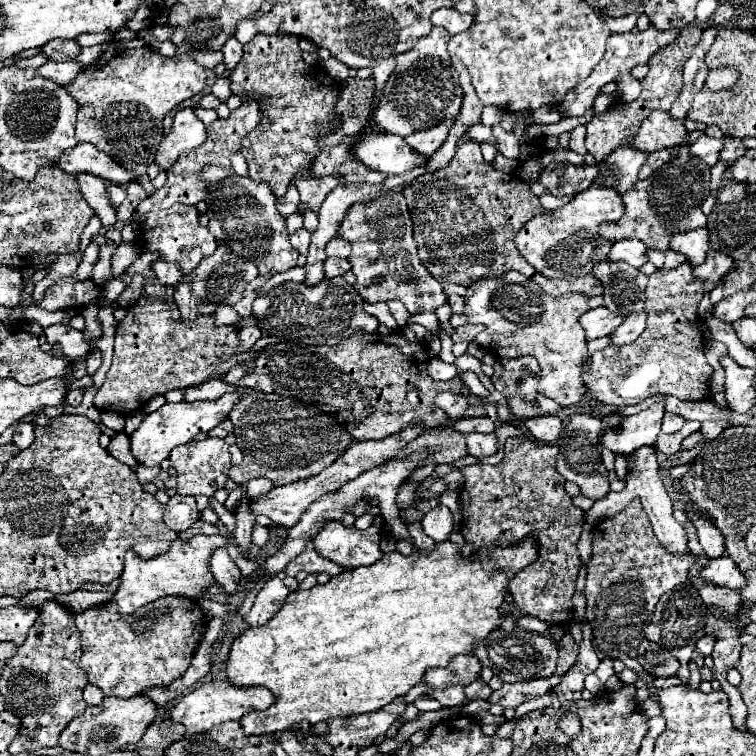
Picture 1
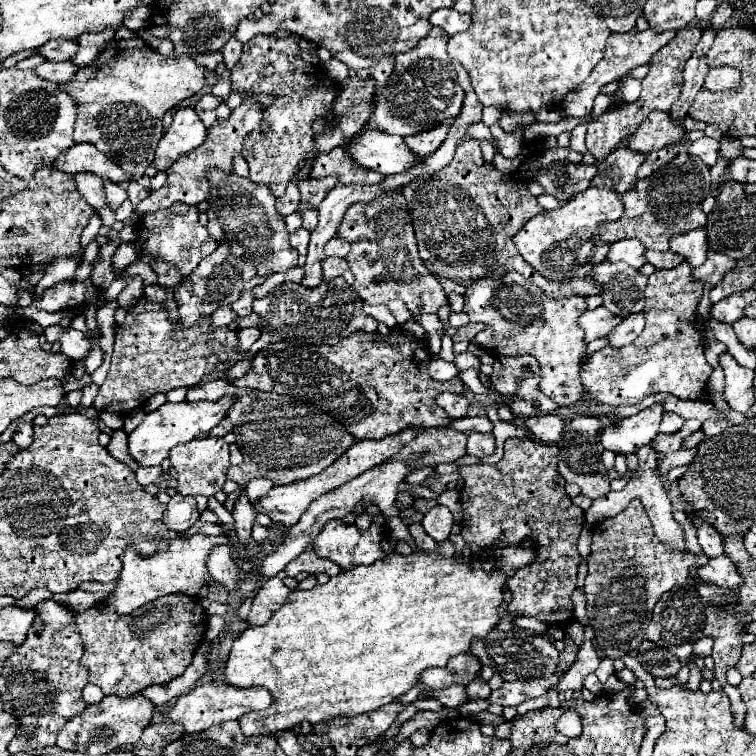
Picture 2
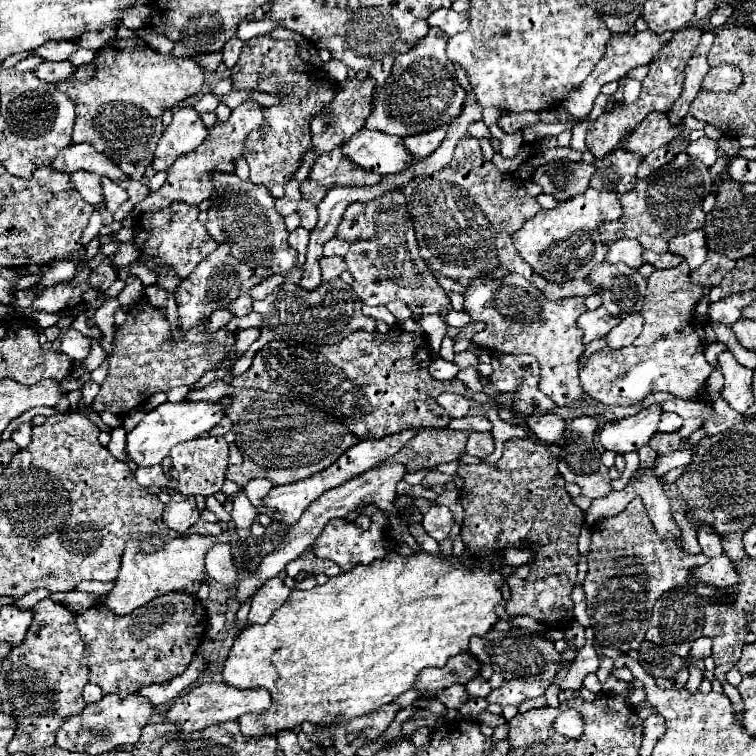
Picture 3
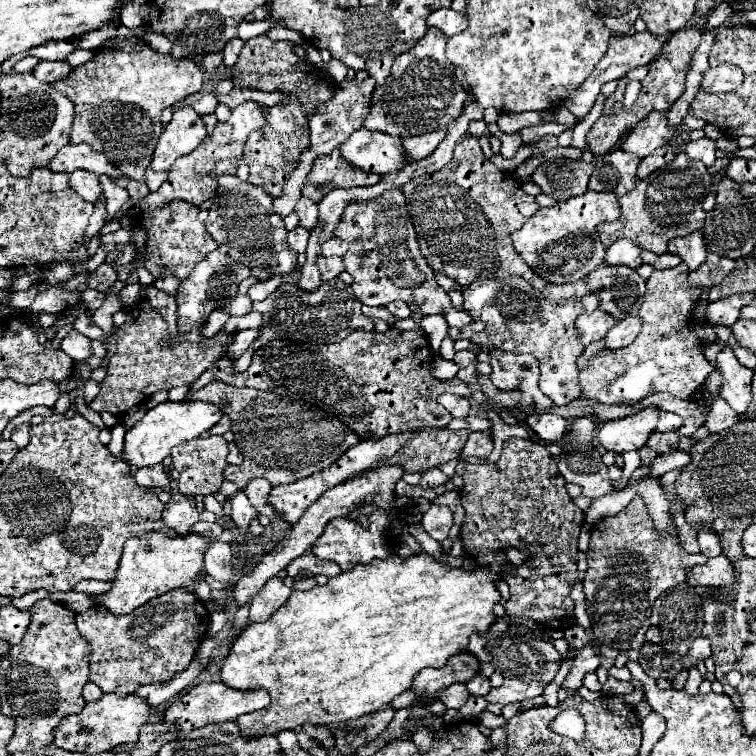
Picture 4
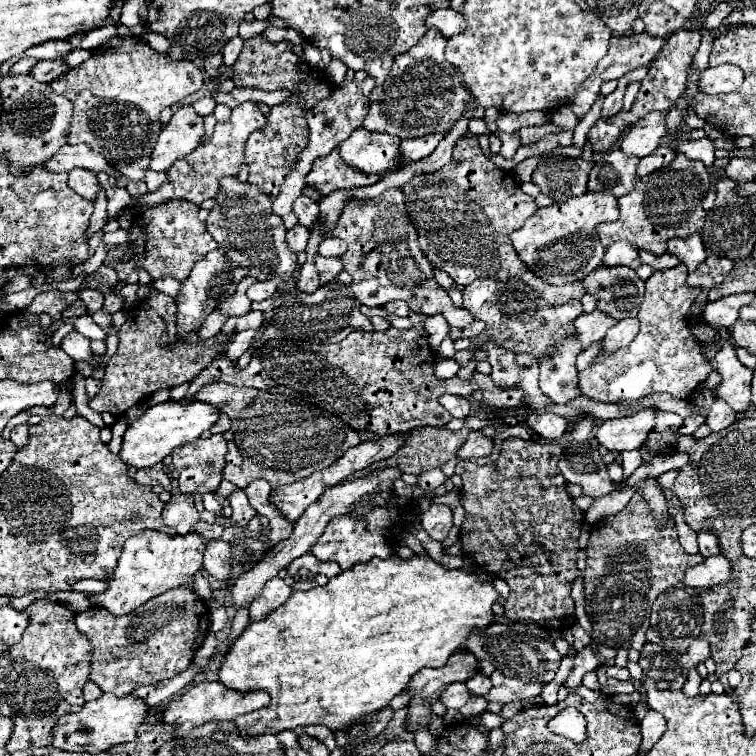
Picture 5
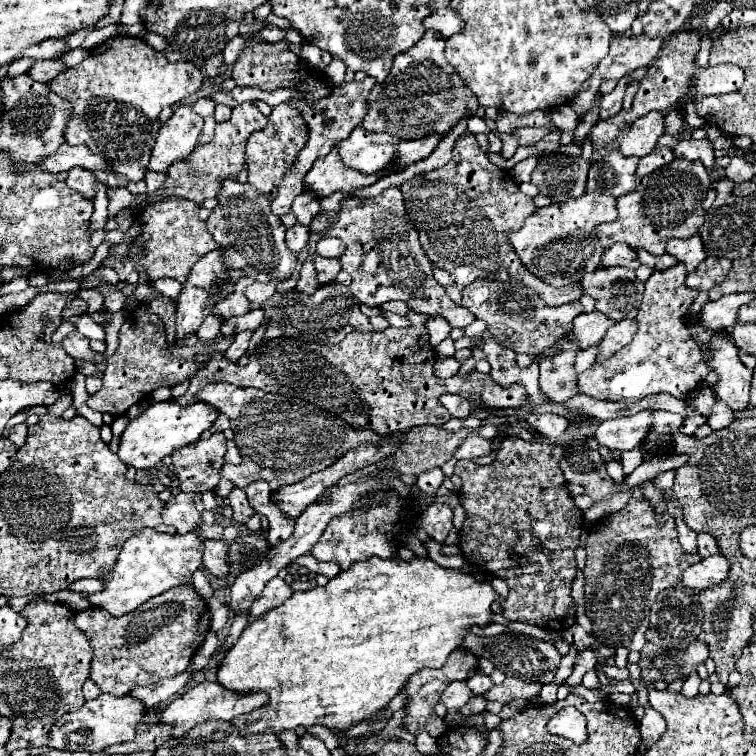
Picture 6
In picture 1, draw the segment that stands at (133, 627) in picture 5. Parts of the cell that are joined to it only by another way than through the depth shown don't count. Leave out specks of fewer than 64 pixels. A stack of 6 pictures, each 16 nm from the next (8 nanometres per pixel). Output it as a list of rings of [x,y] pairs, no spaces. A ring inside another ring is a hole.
[[[164,596],[158,598],[142,608],[138,608],[130,616],[118,616],[116,608],[112,604],[98,604],[94,608],[84,610],[82,614],[76,614],[76,626],[82,636],[84,654],[82,654],[82,668],[88,674],[88,682],[98,686],[106,696],[118,696],[118,698],[130,698],[136,694],[142,694],[144,688],[152,686],[166,686],[178,676],[186,672],[190,666],[190,660],[202,640],[204,634],[206,616],[194,598],[186,596]]]

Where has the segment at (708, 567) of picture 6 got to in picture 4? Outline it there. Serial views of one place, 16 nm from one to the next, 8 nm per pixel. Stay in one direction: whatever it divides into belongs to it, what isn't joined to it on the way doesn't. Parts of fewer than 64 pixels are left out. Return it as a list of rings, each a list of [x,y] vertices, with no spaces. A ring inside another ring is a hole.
[[[716,556],[716,558],[708,558],[704,564],[688,568],[686,572],[686,584],[688,586],[704,586],[704,588],[712,588],[712,586],[726,586],[734,580],[732,574],[732,562],[726,556]]]

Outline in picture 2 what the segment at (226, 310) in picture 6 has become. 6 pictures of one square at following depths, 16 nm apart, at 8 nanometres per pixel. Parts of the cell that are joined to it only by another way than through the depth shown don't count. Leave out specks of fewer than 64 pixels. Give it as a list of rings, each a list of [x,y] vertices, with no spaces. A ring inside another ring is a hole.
[[[258,276],[256,278],[252,278],[252,280],[248,280],[248,284],[244,284],[244,292],[242,292],[242,296],[240,296],[240,300],[236,300],[234,304],[230,304],[230,308],[238,314],[238,316],[248,316],[250,312],[252,312],[252,294],[250,294],[250,290],[254,288],[254,286],[258,286],[258,284],[262,284],[266,278],[260,278],[258,280]]]

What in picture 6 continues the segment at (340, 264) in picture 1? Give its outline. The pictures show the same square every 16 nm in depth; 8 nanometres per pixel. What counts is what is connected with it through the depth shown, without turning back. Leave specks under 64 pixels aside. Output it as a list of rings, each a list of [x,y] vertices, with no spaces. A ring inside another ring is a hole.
[[[314,254],[312,262],[314,262],[314,268],[316,268],[316,272],[318,272],[318,282],[320,282],[320,284],[332,282],[332,280],[336,278],[336,274],[342,270],[338,258],[322,258],[322,256]]]

